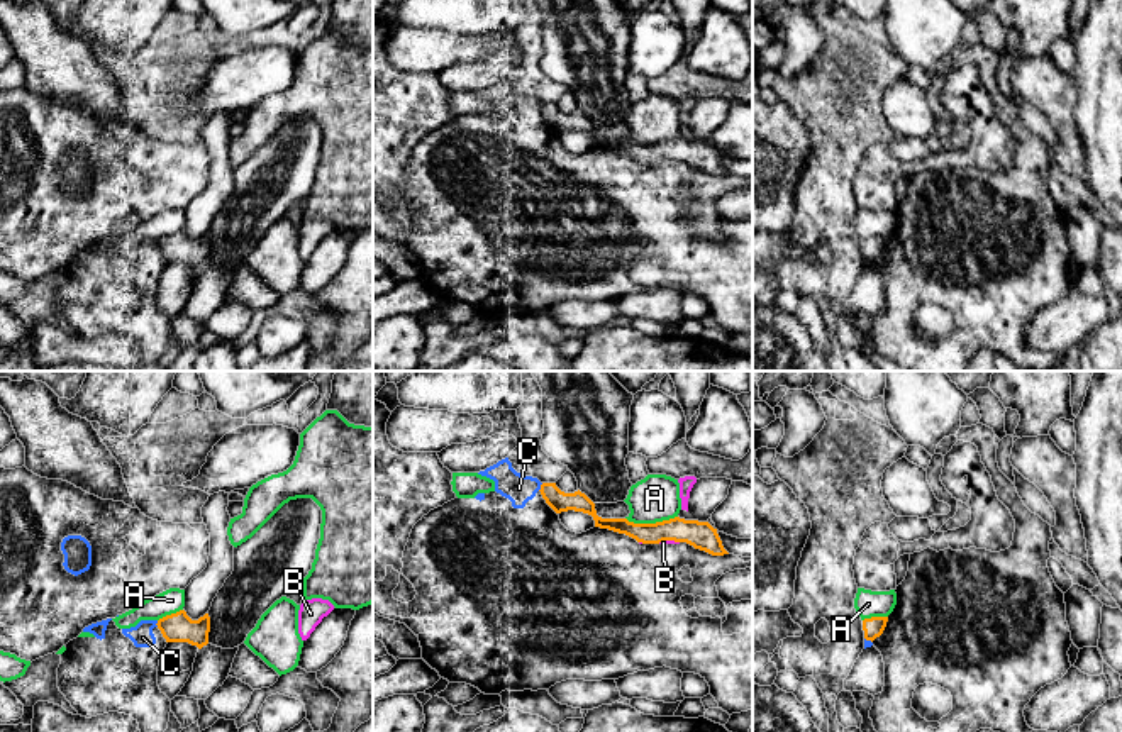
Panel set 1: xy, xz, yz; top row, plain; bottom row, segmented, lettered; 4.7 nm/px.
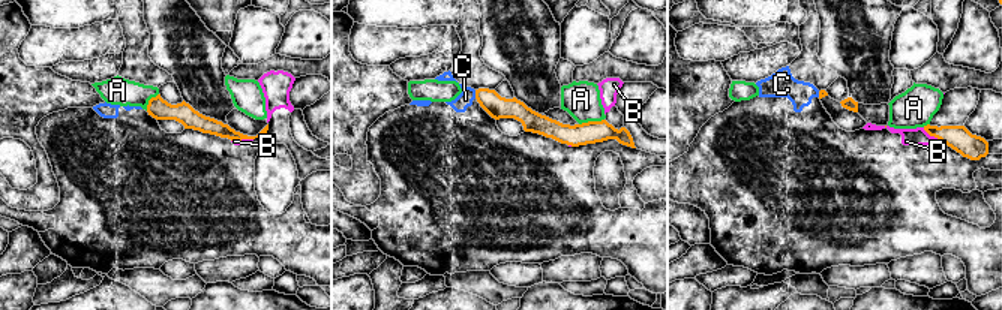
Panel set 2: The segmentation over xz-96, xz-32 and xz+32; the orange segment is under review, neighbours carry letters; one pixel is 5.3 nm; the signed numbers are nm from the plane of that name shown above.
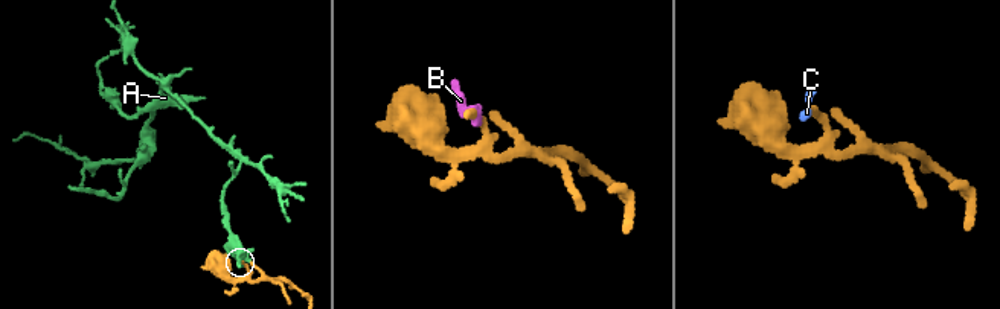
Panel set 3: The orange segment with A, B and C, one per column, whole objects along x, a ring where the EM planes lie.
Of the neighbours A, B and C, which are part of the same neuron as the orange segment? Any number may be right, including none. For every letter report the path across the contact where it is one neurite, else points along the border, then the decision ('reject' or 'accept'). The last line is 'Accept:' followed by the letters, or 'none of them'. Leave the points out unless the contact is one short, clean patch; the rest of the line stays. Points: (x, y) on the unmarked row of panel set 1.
A: reject
B: border along xz (678, 161), (658, 163); reject
C: reject
Accept: none of them

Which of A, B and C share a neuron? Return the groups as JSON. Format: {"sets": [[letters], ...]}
{"sets": [["A"], ["B", "C"]]}

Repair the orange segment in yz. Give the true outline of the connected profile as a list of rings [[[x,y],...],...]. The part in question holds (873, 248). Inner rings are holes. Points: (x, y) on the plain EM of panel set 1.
[[[871,237],[863,241],[863,251],[866,261],[880,258],[886,247],[888,237]]]

